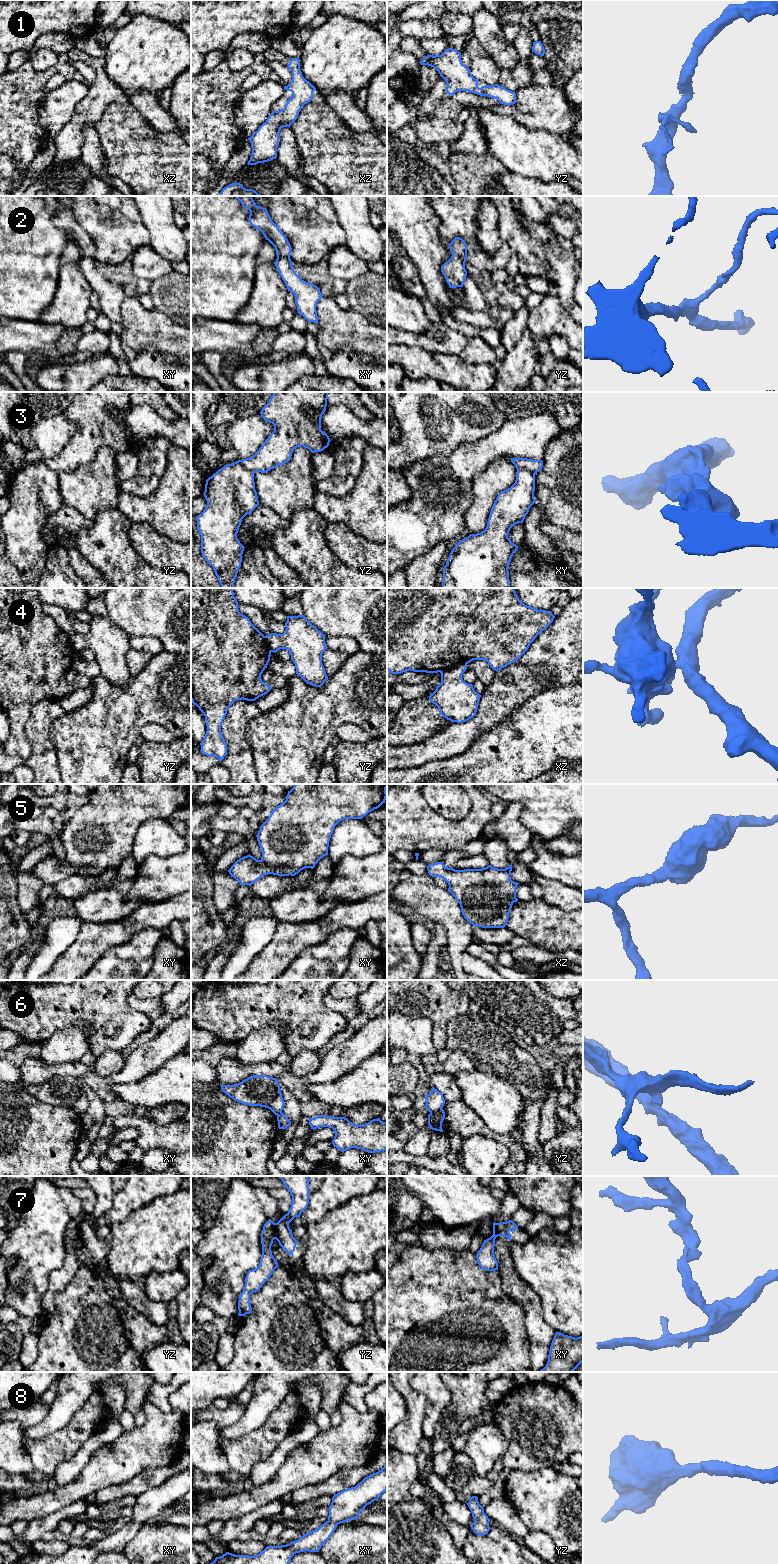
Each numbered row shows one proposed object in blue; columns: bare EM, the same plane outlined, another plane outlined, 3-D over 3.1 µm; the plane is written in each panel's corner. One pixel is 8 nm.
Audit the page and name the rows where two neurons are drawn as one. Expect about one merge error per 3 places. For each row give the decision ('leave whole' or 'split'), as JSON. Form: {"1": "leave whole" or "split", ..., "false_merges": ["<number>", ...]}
{"1": "leave whole", "2": "leave whole", "3": "split", "4": "split", "5": "leave whole", "6": "split", "7": "split", "8": "leave whole", "false_merges": ["3", "4", "6", "7"]}

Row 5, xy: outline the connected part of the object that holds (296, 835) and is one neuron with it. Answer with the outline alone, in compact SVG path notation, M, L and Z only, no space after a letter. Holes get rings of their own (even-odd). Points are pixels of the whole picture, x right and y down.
M295 784L286 800L278 805L261 825L256 837L262 857L257 860L250 854L237 860L228 870L240 885L251 886L262 876L295 876L305 868L313 869L318 861L328 855L328 847L335 826L344 819L362 819L379 808L387 798L387 784Z

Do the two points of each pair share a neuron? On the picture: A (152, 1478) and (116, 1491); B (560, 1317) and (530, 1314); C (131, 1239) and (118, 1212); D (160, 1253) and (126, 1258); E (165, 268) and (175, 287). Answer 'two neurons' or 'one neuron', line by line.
A: one neuron
B: two neurons
C: two neurons
D: one neuron
E: two neurons

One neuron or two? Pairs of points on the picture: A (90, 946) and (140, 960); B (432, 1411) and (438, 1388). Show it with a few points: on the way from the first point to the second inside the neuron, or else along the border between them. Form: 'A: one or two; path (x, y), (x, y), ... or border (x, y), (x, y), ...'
A: two; border (128, 940), (110, 947), (94, 964)
B: one; path (436, 1405), (438, 1394)

